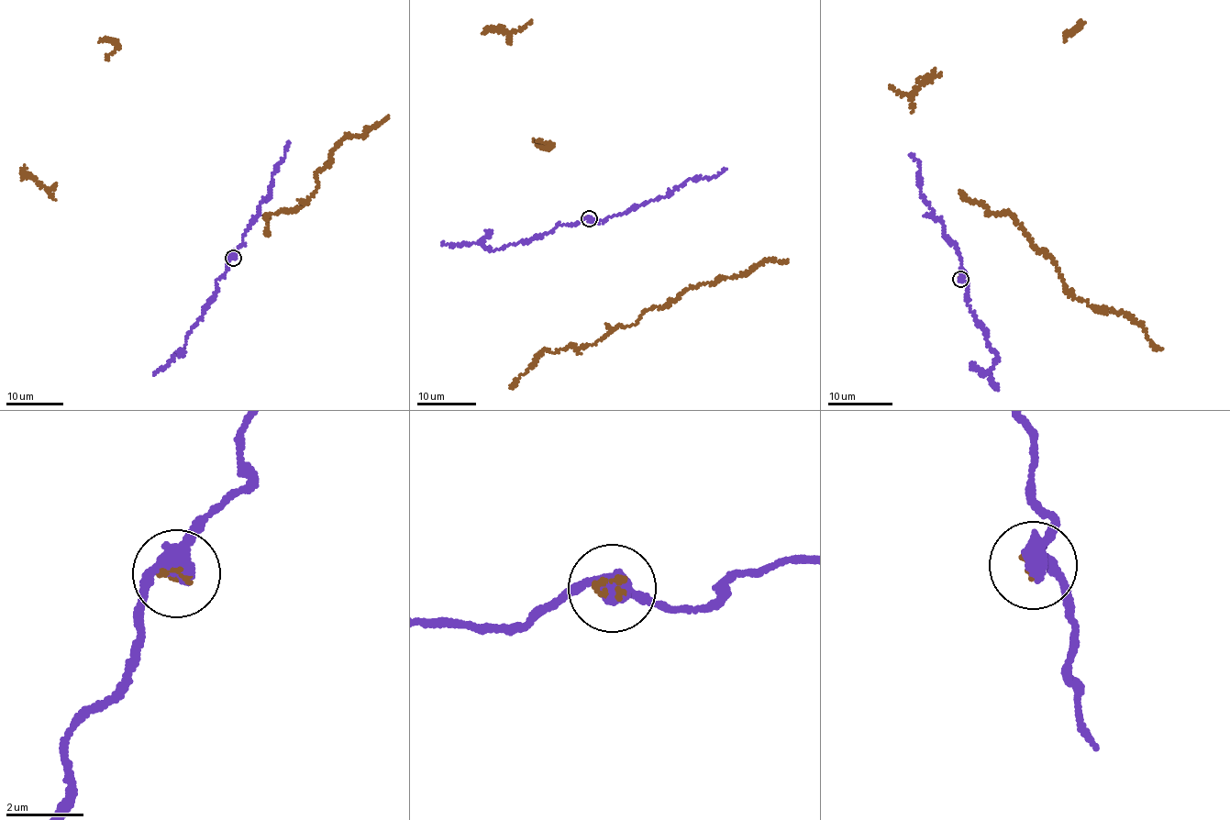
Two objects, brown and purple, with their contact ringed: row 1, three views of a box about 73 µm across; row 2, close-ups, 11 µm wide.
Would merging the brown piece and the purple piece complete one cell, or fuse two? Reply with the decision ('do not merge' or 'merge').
merge

